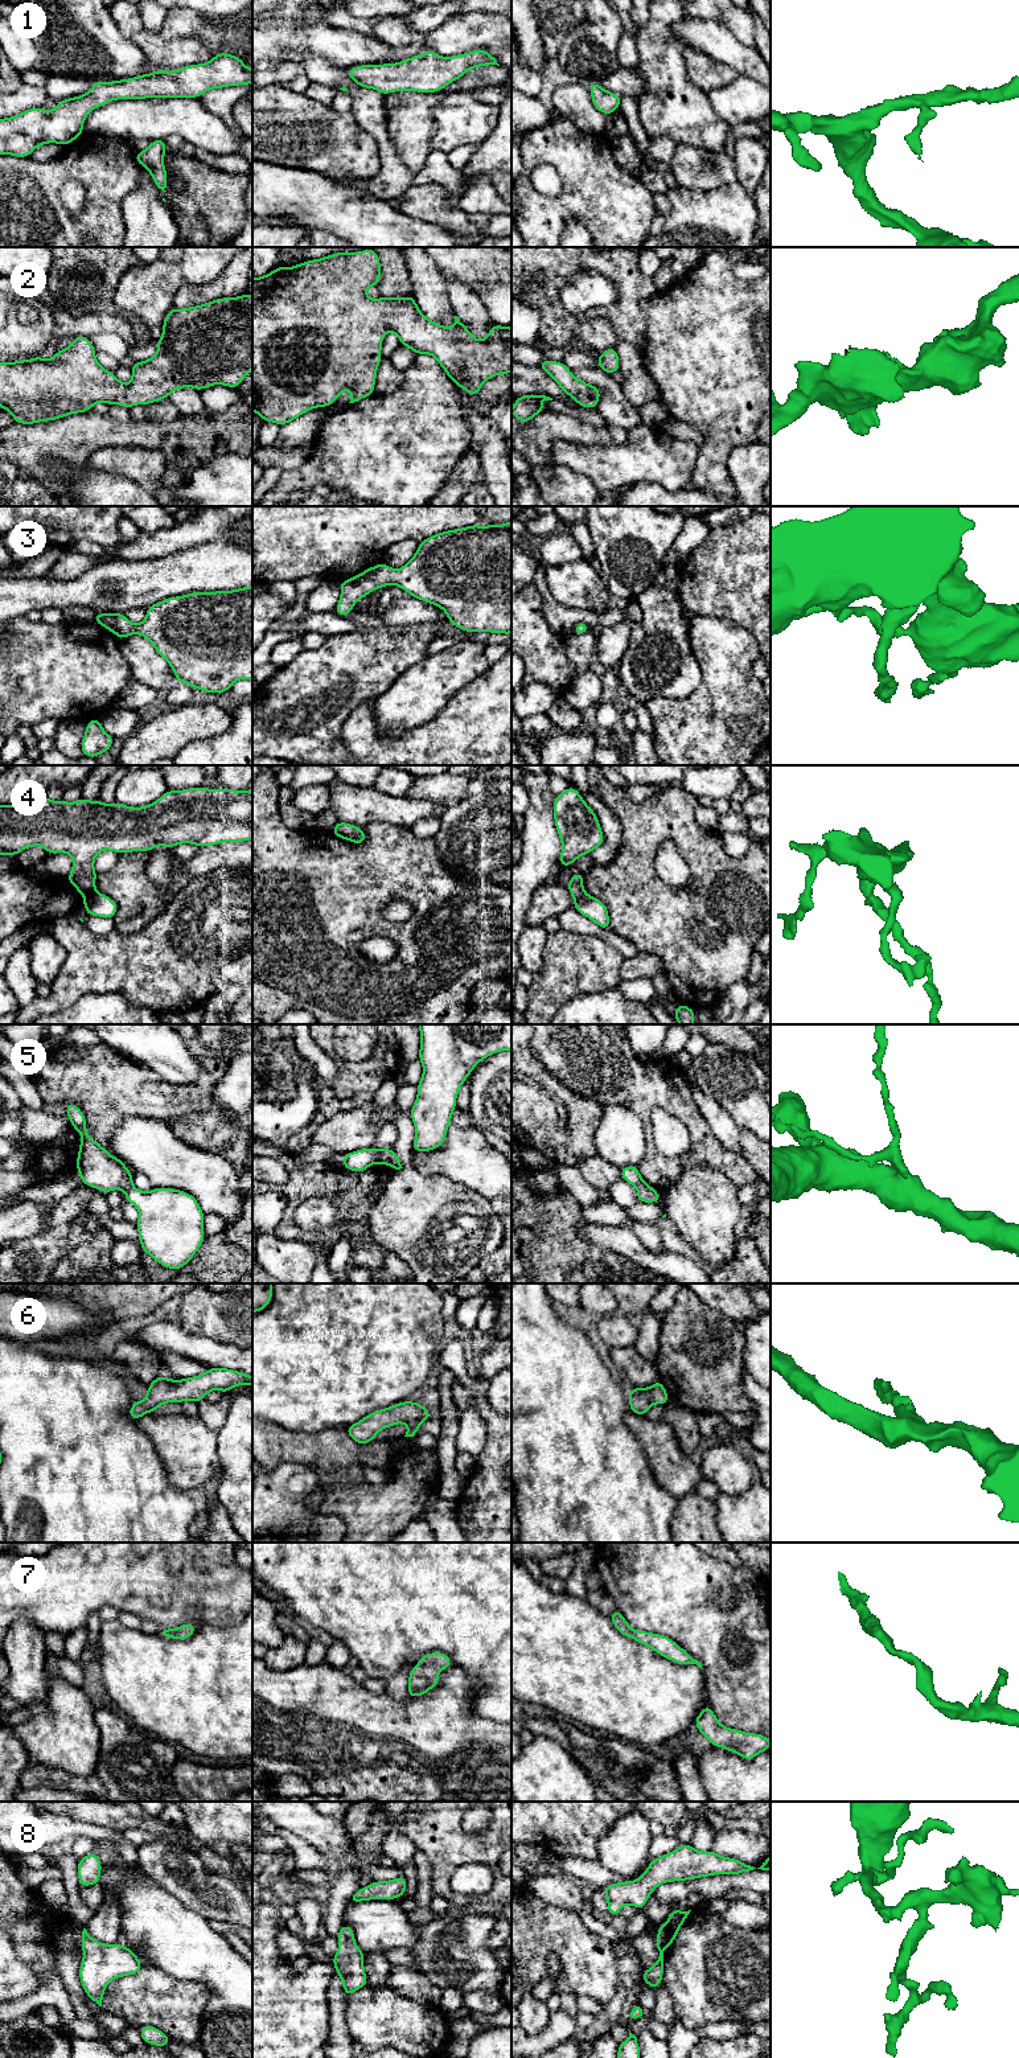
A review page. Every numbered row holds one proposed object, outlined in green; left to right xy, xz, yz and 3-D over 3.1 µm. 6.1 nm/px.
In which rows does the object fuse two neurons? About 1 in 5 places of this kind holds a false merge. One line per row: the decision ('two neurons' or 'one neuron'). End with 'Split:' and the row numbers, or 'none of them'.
1: one neuron
2: one neuron
3: one neuron
4: two neurons
5: two neurons
6: one neuron
7: one neuron
8: one neuron
Split: 4, 5

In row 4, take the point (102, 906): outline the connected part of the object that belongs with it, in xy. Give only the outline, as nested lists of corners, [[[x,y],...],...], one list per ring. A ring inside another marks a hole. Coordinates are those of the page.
[[[96,894],[90,899],[83,899],[83,905],[89,916],[114,919],[118,904],[107,895]]]

